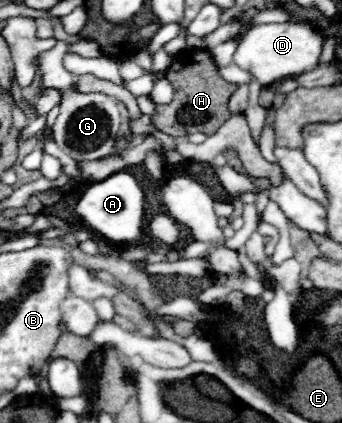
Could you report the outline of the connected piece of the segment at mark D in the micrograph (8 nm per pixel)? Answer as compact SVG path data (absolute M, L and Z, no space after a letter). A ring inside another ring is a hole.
M294 22L258 24L252 26L240 40L238 50L234 54L234 62L242 70L248 70L262 86L268 86L284 76L290 78L316 70L320 66L322 46L324 38L308 24L294 24Z

